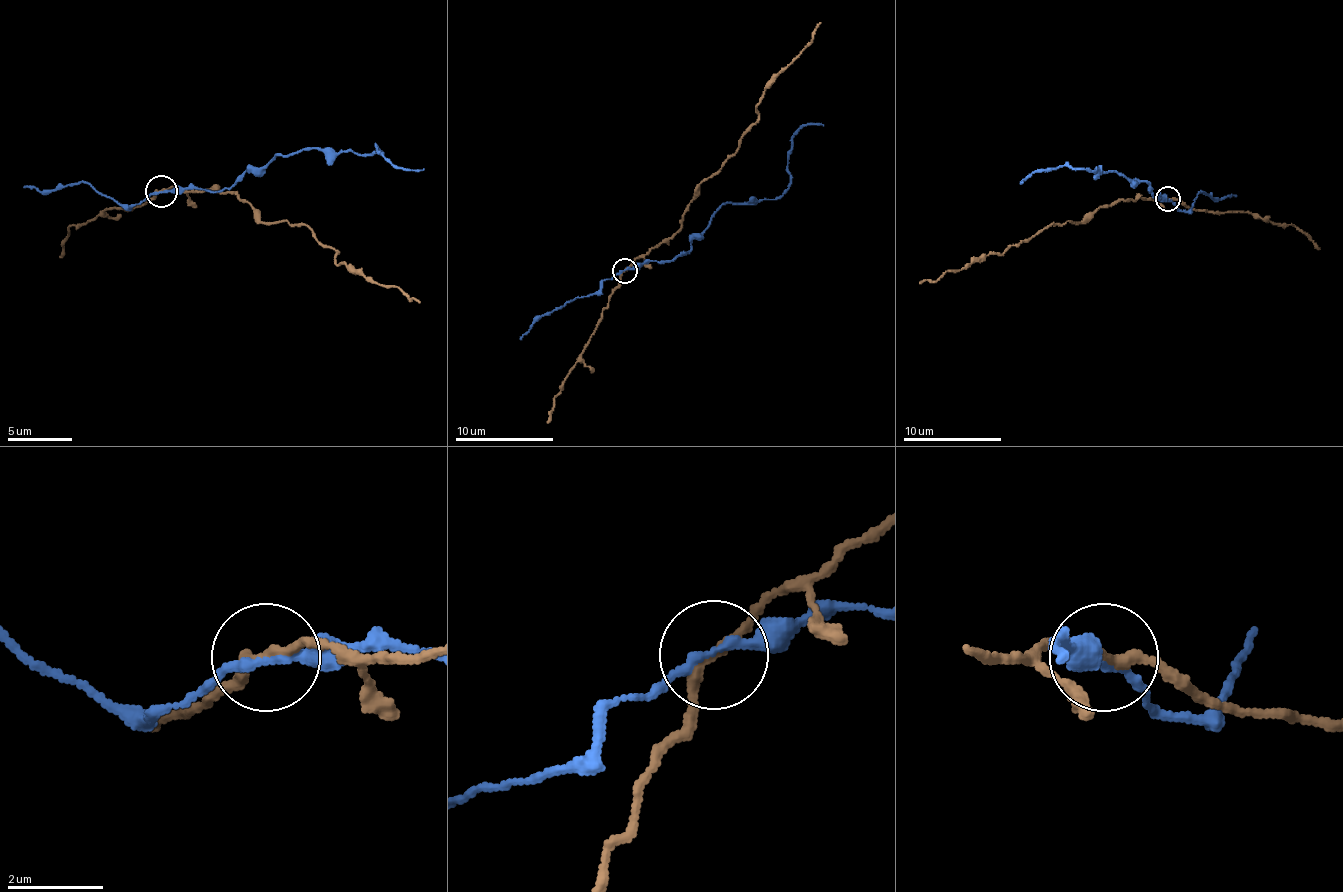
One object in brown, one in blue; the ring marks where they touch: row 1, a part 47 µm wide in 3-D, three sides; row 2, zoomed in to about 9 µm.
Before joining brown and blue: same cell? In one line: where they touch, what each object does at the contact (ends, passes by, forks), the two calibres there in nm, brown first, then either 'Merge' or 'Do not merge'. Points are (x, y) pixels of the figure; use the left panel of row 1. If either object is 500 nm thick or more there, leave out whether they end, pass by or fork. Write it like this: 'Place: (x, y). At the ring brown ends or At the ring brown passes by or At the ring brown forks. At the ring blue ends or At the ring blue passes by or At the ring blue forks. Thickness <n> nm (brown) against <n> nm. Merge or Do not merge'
Place: (161, 191). At the ring brown passes by. At the ring blue passes by. Thickness 200 nm (brown) against 190 nm. Merge

